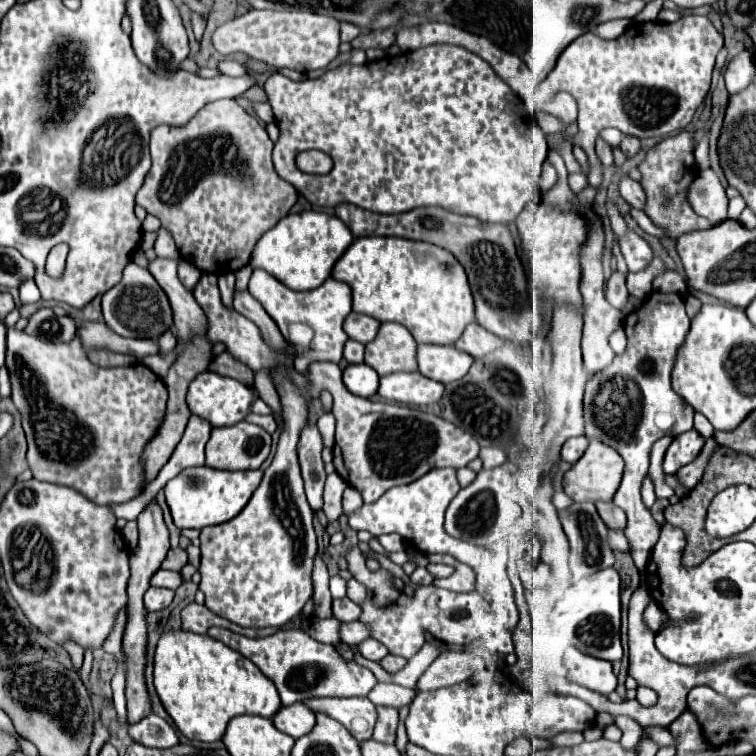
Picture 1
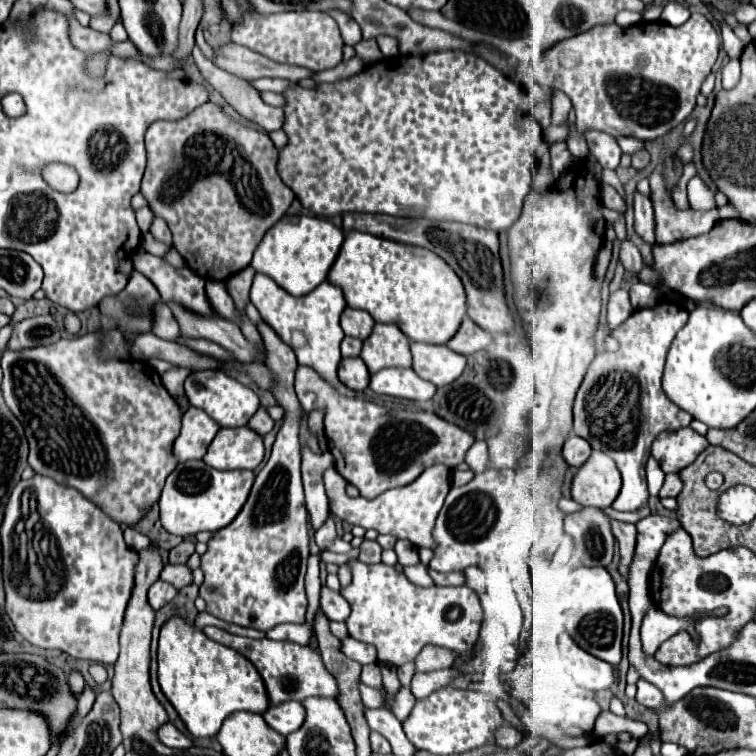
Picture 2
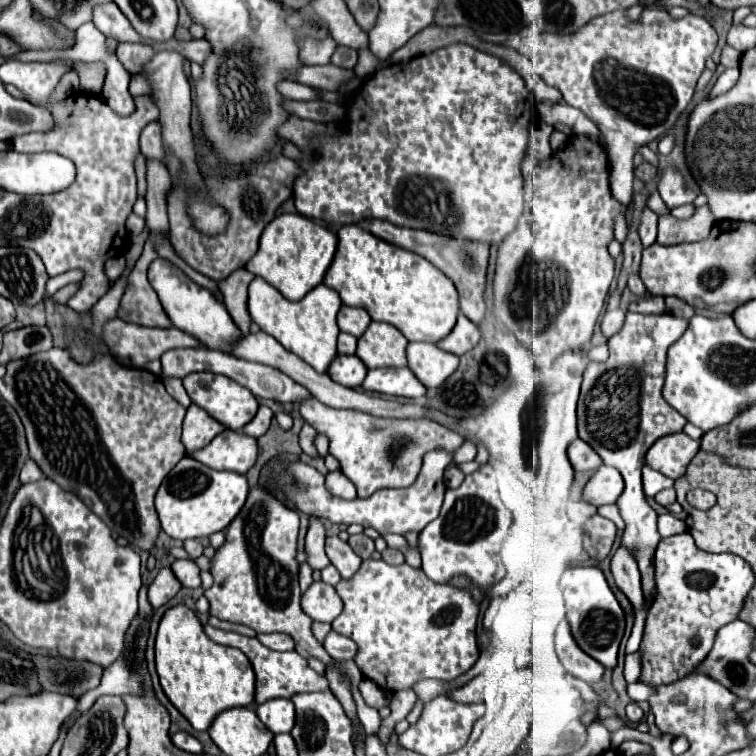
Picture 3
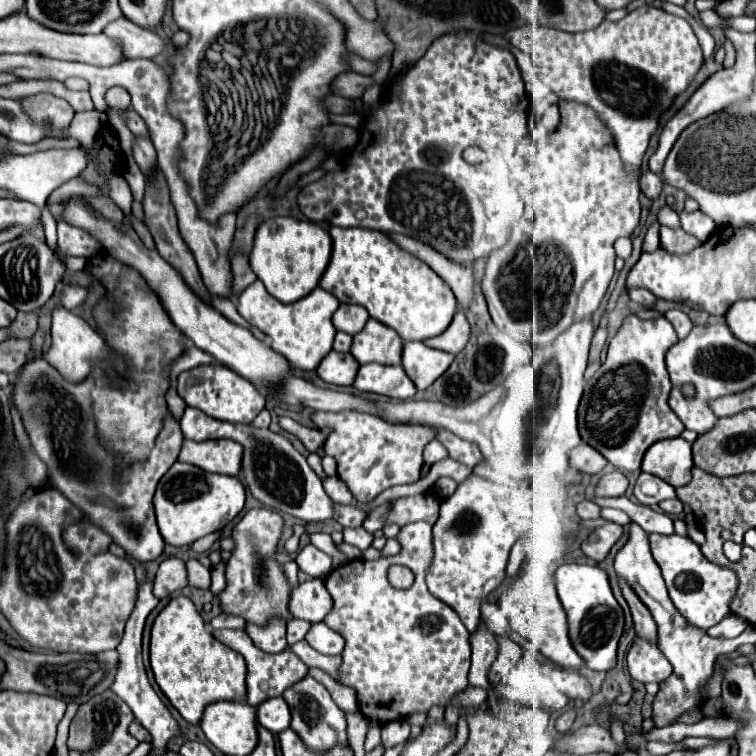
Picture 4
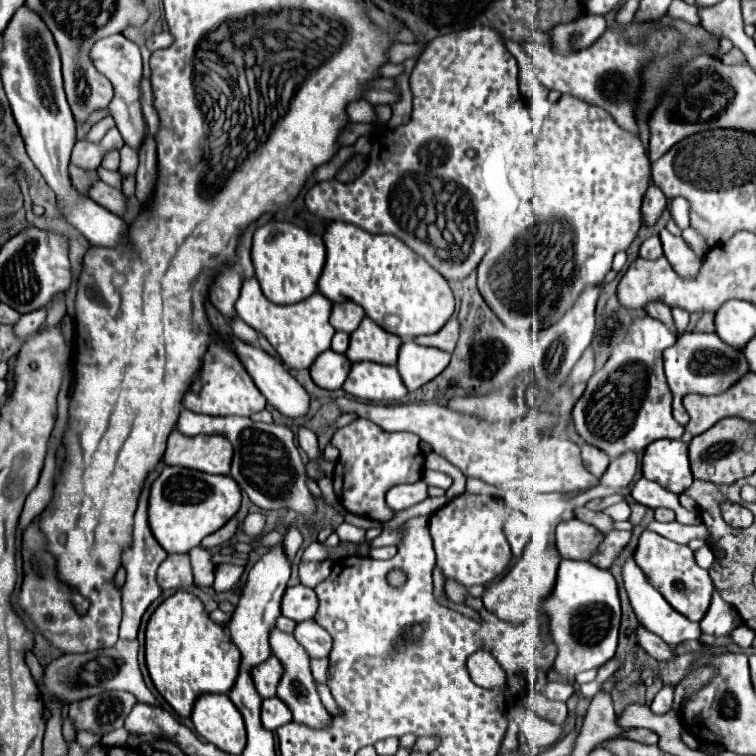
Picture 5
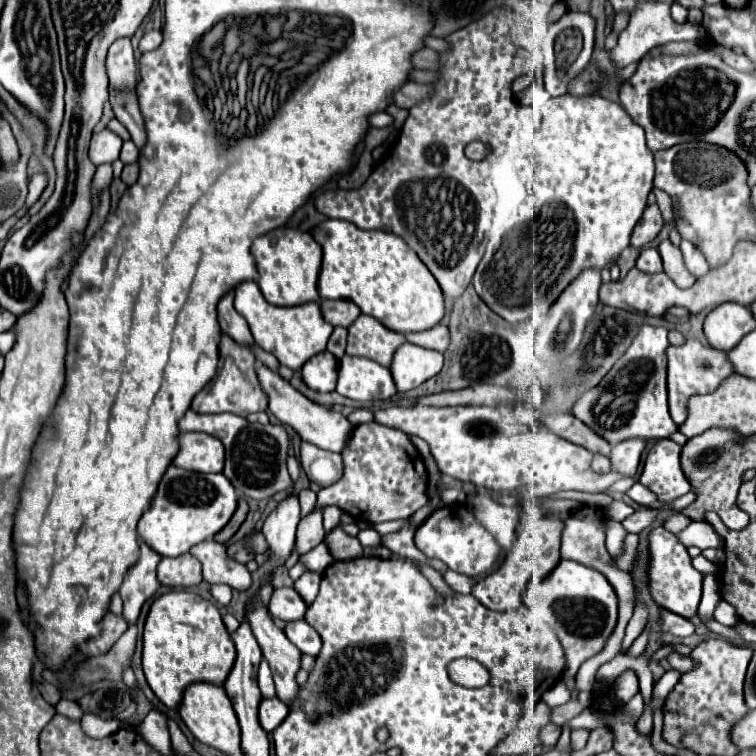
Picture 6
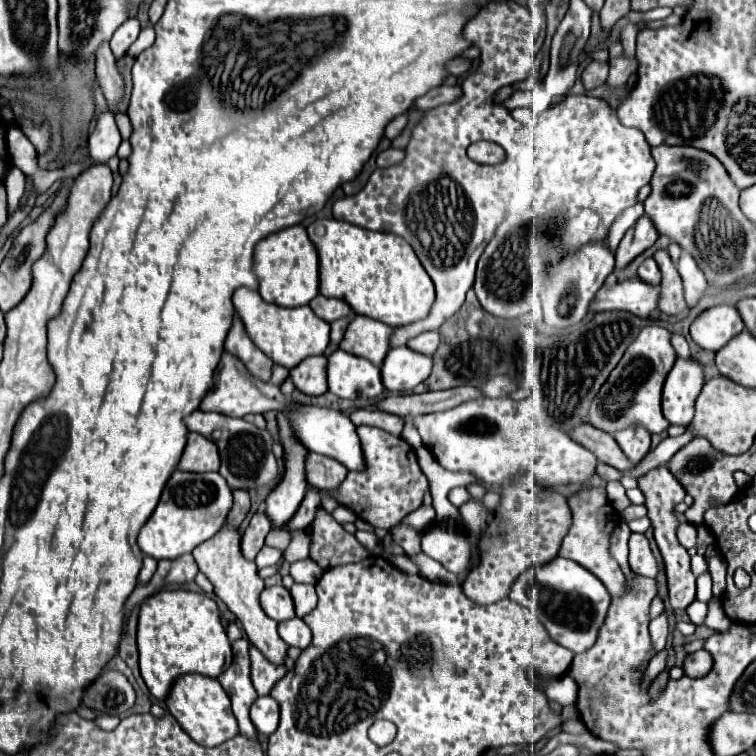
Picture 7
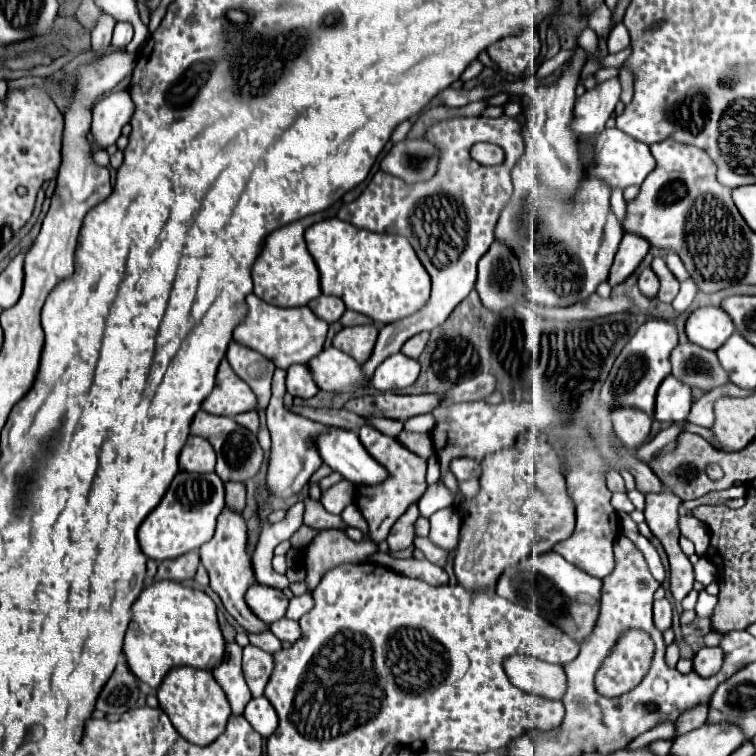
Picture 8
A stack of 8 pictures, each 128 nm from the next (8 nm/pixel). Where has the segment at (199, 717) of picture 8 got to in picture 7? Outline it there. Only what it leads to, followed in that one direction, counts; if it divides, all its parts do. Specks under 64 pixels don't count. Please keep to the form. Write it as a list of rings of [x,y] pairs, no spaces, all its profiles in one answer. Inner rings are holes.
[[[182,676],[176,680],[176,684],[172,684],[172,692],[168,692],[166,706],[182,730],[200,746],[218,746],[238,734],[228,694],[218,680],[208,680],[208,676]]]

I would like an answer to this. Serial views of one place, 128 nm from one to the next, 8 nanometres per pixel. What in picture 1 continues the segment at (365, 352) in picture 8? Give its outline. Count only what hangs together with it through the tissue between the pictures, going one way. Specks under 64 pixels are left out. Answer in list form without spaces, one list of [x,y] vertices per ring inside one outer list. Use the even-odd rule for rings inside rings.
[[[386,322],[380,326],[376,338],[366,344],[364,362],[380,376],[388,372],[414,372],[418,368],[416,342],[404,326]]]

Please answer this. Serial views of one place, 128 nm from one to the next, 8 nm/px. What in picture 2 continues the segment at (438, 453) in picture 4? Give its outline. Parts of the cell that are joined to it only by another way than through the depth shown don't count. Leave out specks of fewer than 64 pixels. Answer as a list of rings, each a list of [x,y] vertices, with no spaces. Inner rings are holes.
[[[190,406],[182,418],[182,432],[174,442],[174,454],[178,460],[202,460],[218,428],[220,426],[204,410]],[[432,464],[412,484],[386,490],[374,500],[366,500],[362,496],[350,498],[344,490],[344,478],[336,472],[336,468],[328,468],[324,472],[324,488],[330,502],[330,512],[340,520],[362,528],[374,528],[380,534],[390,534],[394,538],[404,538],[414,546],[434,548],[432,528],[450,490],[450,468],[446,468],[444,464]]]

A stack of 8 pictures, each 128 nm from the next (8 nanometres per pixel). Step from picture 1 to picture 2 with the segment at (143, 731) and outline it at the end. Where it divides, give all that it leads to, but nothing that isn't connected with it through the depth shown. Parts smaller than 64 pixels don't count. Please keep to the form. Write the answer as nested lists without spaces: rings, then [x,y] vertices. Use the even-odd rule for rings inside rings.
[[[170,722],[158,730],[158,738],[160,738],[160,742],[164,742],[166,746],[172,746],[172,748],[190,748],[192,746],[192,740],[188,736],[184,736],[180,730],[176,730]]]

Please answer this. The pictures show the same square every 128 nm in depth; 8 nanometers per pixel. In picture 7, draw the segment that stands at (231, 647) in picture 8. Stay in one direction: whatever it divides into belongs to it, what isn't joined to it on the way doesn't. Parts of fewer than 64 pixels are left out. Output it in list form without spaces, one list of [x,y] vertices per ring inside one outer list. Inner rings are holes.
[[[236,640],[232,642],[234,660],[228,670],[224,670],[218,678],[222,688],[228,692],[232,700],[232,710],[238,720],[238,728],[248,738],[256,738],[256,728],[248,716],[248,710],[252,702],[258,698],[252,682],[250,682],[250,656],[248,656],[248,640]]]

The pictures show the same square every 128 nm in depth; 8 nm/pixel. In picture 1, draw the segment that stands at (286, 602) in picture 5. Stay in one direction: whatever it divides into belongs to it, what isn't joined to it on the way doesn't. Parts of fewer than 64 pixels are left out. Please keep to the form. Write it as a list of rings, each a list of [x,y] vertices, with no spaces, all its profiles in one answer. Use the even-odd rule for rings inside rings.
[[[336,598],[332,602],[332,612],[334,612],[336,620],[340,620],[340,622],[352,622],[352,620],[358,620],[358,616],[360,616],[362,610],[350,598],[340,598],[340,600]]]

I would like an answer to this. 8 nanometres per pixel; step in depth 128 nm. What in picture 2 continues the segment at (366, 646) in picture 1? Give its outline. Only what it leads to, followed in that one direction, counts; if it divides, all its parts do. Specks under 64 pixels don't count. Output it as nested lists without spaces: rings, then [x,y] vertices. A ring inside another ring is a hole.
[[[350,636],[342,638],[340,642],[342,642],[340,648],[342,648],[342,652],[348,658],[352,658],[352,660],[356,660],[360,664],[372,664],[372,662],[376,662],[376,648],[364,644],[364,642],[358,642],[358,640],[350,638]]]

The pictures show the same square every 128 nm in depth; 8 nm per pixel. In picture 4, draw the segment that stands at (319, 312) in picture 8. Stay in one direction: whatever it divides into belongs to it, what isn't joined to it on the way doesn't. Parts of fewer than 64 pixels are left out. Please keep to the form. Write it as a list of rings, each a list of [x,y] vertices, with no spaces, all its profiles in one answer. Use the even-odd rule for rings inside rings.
[[[340,304],[338,310],[332,316],[332,324],[334,324],[336,330],[354,336],[354,334],[358,334],[364,328],[368,318],[370,318],[370,314],[368,314],[368,310],[364,306]]]

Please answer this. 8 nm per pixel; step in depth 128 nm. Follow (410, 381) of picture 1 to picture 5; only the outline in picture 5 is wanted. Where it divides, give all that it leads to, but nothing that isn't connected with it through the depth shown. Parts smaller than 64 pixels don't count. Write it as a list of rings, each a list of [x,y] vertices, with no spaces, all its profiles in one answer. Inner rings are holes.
[[[376,362],[352,364],[342,390],[368,402],[392,402],[402,400],[408,394],[396,366],[384,366]]]

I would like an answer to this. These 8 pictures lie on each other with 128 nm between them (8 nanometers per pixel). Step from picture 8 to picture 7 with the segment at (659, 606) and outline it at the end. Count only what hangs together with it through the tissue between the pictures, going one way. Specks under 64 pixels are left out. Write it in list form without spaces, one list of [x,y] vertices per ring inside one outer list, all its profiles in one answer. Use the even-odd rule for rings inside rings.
[[[662,612],[660,616],[656,616],[650,622],[650,636],[652,636],[654,652],[658,652],[666,646],[666,640],[668,640],[668,616],[666,616],[666,612]]]

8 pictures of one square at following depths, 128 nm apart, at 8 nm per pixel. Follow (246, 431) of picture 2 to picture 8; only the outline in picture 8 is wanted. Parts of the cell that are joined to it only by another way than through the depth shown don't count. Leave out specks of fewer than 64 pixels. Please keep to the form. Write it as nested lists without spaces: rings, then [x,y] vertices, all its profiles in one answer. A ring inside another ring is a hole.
[[[190,436],[180,452],[180,470],[186,472],[214,472],[216,454],[208,440]]]

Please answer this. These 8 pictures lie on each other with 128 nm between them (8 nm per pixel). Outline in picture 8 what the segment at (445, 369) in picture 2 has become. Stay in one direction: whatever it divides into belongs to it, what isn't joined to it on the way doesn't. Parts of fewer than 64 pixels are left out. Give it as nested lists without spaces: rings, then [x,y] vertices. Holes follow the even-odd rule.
[[[402,352],[386,358],[370,378],[370,386],[376,390],[400,390],[412,386],[420,374],[418,360],[404,356]]]

